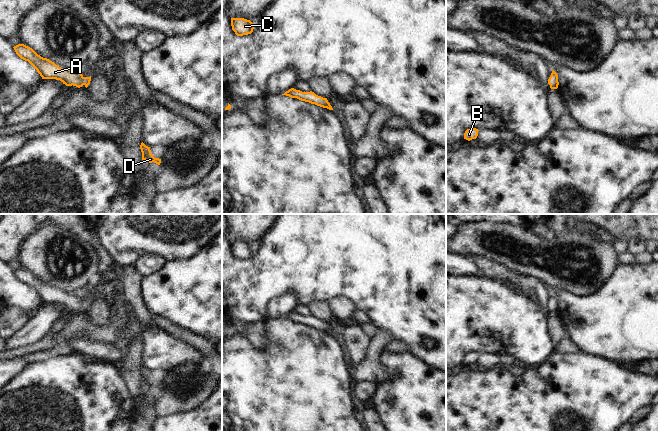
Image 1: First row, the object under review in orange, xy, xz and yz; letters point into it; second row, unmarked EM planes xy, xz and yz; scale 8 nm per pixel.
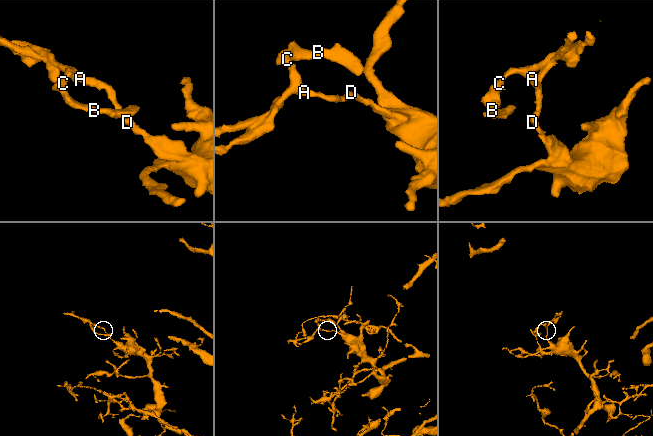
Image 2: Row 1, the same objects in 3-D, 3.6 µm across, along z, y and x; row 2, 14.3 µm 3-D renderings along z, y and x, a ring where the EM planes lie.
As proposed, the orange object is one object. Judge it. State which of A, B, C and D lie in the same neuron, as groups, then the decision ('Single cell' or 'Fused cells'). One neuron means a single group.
Groups: A B C D. Single cell.

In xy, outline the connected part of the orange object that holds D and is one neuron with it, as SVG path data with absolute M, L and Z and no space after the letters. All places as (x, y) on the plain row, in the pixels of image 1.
M143 366L140 369L140 373L142 376L142 384L145 384L149 387L156 387L158 389L160 389L161 387L161 383L159 382L155 382L152 378L151 378L151 374L150 371L146 370Z

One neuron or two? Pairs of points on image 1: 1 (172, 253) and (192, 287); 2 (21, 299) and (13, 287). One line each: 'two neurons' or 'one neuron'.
1: two neurons
2: one neuron

